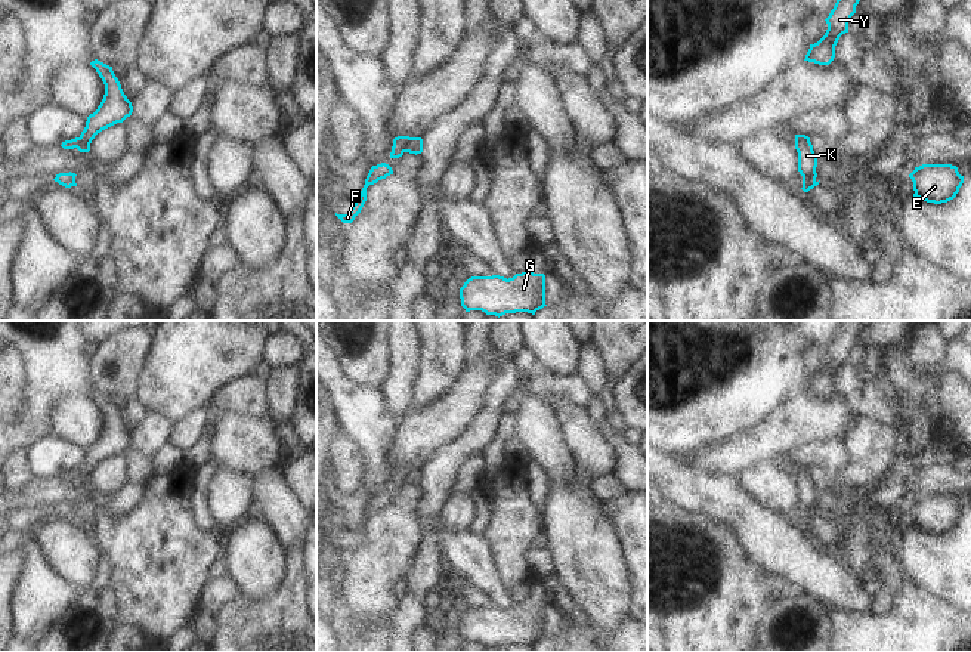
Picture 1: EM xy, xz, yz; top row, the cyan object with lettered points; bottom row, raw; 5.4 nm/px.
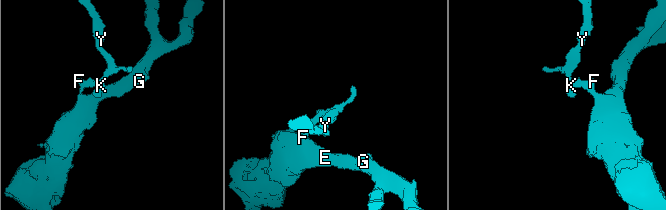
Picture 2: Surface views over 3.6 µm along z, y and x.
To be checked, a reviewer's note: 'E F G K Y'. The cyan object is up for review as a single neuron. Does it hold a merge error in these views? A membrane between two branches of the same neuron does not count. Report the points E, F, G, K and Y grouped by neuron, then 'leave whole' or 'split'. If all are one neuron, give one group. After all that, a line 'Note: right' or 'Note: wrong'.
groups E F G / K Y; split
Note: wrong

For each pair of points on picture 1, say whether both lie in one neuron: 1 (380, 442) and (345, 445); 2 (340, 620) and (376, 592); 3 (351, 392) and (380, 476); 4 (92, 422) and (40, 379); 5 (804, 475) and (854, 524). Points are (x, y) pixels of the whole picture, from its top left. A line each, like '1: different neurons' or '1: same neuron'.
1: different neurons
2: different neurons
3: same neuron
4: different neurons
5: different neurons

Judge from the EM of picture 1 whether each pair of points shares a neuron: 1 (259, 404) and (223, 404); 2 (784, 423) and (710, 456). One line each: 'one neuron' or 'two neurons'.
1: one neuron
2: one neuron

